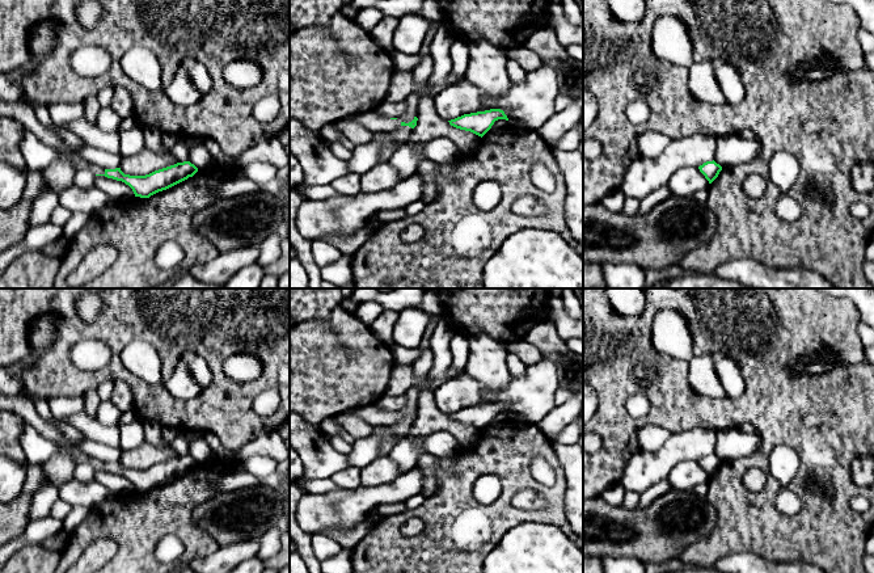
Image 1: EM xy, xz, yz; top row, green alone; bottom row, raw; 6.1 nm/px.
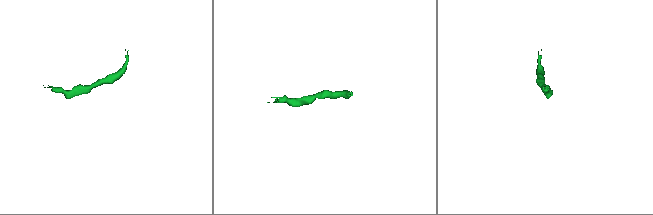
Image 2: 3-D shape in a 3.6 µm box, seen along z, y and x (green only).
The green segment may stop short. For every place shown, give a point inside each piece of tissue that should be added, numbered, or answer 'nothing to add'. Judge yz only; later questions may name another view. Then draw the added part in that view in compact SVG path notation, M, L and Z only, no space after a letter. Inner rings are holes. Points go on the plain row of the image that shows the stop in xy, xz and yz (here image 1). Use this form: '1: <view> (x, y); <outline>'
nothing to add

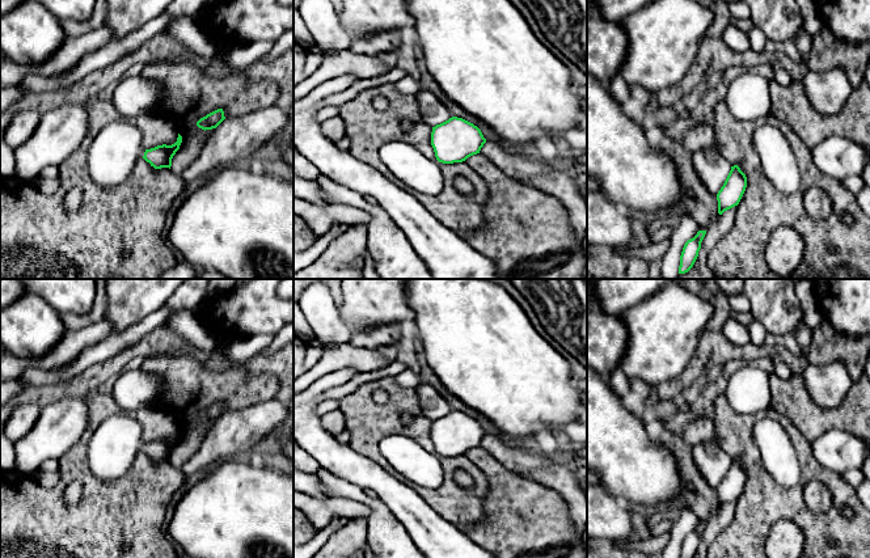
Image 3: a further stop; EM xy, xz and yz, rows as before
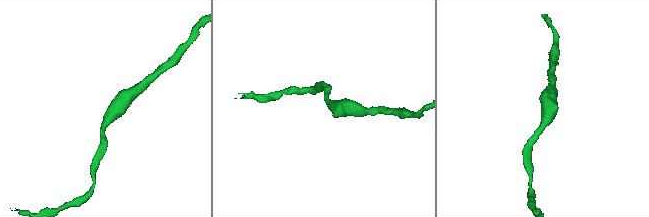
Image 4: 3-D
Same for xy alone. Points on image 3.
1: xy (113, 447); M126 414L106 418L89 437L88 460L96 477L114 481L124 475L143 452L140 423Z

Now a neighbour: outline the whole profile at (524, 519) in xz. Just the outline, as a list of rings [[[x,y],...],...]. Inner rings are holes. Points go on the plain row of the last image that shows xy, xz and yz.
[[[483,448],[465,456],[485,474],[486,517],[464,533],[495,558],[587,558],[561,494],[502,466]]]

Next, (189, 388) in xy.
[[[166,354],[152,355],[144,359],[142,371],[160,375],[164,379],[164,397],[157,407],[172,414],[182,430],[180,443],[172,452],[170,464],[180,469],[200,447],[206,434],[215,422],[202,423],[197,415],[207,407],[221,402],[225,413],[244,409],[259,402],[275,398],[279,390],[279,380],[271,373],[255,373],[248,368],[227,371],[210,371],[203,363],[185,356]]]

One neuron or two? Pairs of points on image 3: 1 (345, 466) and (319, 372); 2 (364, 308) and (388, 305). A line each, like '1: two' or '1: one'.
1: two
2: one

